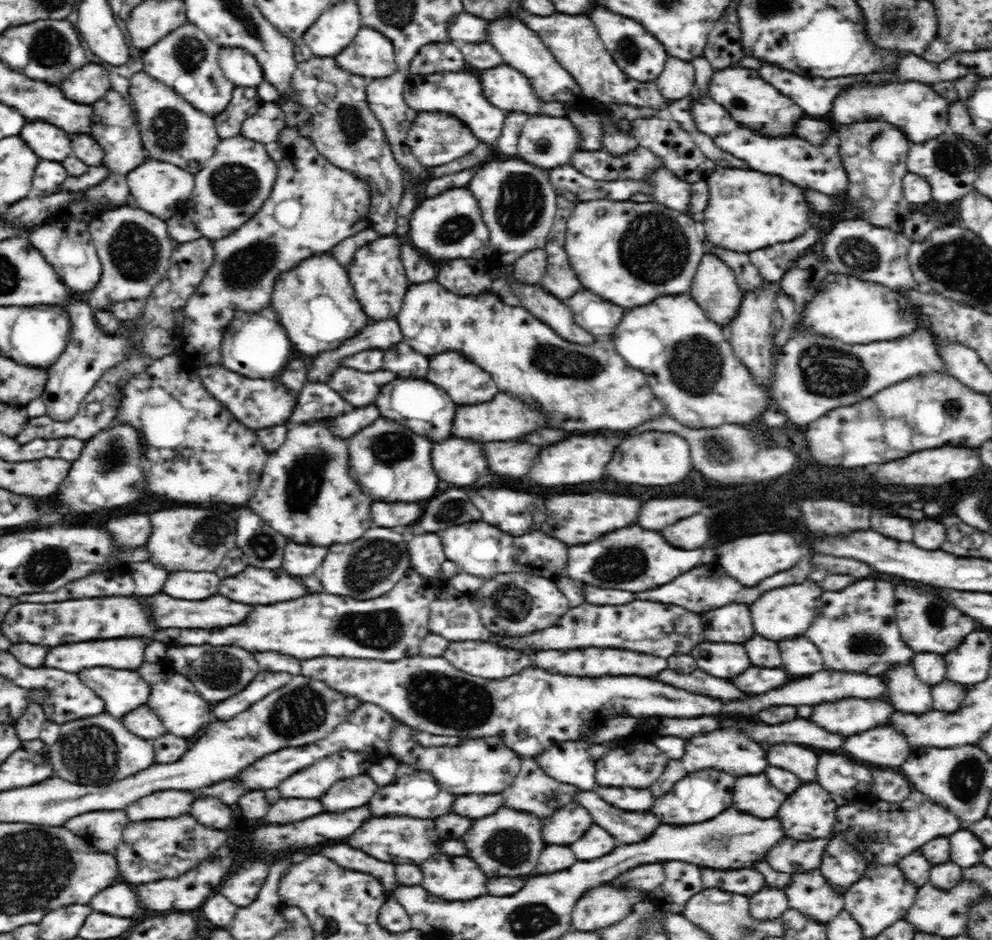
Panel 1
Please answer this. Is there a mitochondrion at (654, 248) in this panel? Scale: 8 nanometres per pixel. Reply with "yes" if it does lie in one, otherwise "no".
yes

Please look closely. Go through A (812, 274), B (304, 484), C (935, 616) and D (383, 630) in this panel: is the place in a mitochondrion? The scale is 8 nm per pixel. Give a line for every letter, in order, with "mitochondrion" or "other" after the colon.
A: other
B: mitochondrion
C: mitochondrion
D: mitochondrion

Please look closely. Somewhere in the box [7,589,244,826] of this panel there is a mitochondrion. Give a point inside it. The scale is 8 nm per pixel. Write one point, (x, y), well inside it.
(88, 752)

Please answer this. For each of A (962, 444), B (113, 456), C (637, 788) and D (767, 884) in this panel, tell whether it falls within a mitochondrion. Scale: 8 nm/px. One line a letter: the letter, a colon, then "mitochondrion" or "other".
A: other
B: mitochondrion
C: other
D: other

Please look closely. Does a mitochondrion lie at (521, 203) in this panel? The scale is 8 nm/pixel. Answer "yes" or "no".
yes

